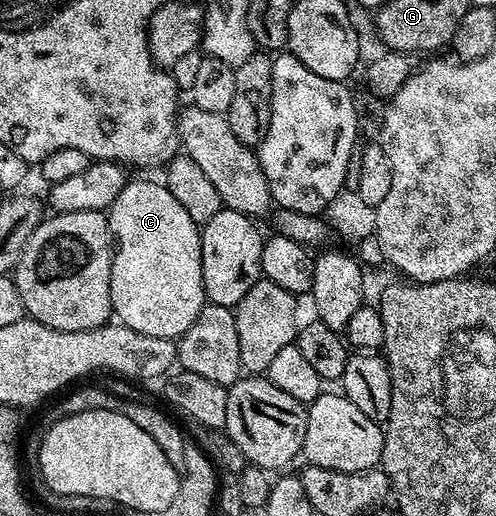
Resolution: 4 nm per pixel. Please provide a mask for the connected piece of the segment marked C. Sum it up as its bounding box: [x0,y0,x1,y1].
[107,181,206,340]

